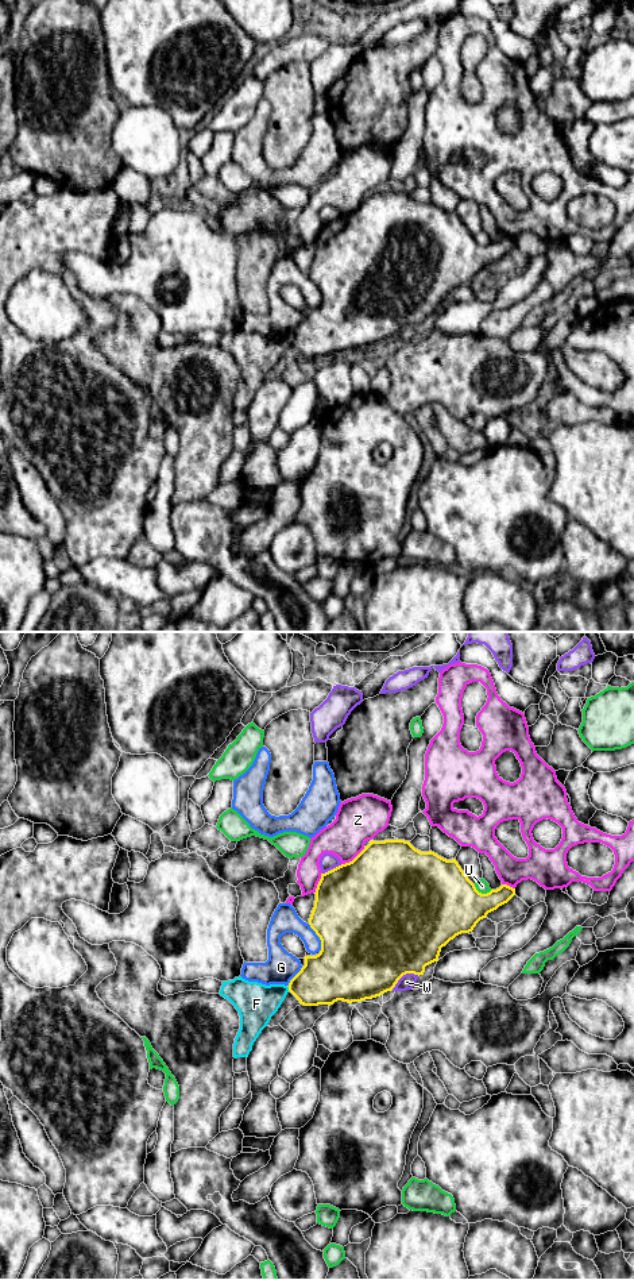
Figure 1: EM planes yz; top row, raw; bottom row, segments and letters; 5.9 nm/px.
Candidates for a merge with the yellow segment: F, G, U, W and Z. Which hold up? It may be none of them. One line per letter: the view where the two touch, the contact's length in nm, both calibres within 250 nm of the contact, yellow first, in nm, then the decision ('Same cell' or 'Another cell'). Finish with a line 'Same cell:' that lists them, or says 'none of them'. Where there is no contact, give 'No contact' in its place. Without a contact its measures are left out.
F: Touches yellow in yz. Shared border 40 nm. Thickness 300 nm (yellow) against 240 nm. Another cell
G: Touches yellow in yz. Shared border 180 nm. Thickness 500 nm (yellow) against 160 nm. Another cell
U: Touches yellow in yz. Shared border 120 nm. Thickness 440 nm (yellow) against 80 nm. Another cell
W: Touches yellow in yz. Shared border 190 nm. Thickness 500 nm (yellow) against 90 nm. Another cell
Z: Touches yellow in yz. Shared border 180 nm. Thickness 500 nm (yellow) against 280 nm. Another cell
Same cell: none of them

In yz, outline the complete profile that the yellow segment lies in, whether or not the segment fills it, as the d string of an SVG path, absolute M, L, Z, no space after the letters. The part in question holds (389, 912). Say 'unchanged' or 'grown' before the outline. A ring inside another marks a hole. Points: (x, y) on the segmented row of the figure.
unchanged; M371 840L367 847L349 863L341 864L325 874L321 874L321 879L316 888L316 901L312 910L309 925L321 940L321 951L316 956L305 956L305 965L301 971L290 980L289 991L299 1001L304 1006L318 1006L318 1005L333 1005L337 1001L343 1002L362 1002L380 996L382 994L391 991L398 980L406 974L424 975L425 967L438 961L441 948L445 946L451 940L461 933L469 933L473 930L476 924L486 918L488 913L496 910L499 906L507 903L514 895L515 888L502 884L496 890L491 890L487 894L482 894L476 890L475 884L464 874L456 859L446 860L437 853L421 852L415 849L410 841L405 840Z

